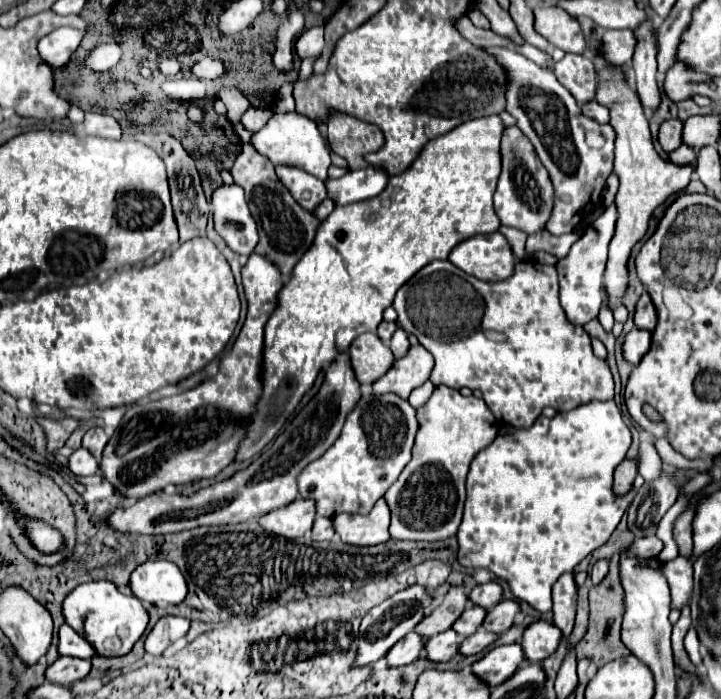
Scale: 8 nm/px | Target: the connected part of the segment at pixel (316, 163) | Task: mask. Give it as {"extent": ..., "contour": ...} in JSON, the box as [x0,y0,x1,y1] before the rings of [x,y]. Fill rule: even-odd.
{"extent":[252,111,332,181],"contour":[[[296,111],[278,113],[276,117],[270,117],[270,121],[252,137],[252,145],[256,147],[258,153],[266,155],[274,165],[280,165],[280,163],[298,165],[322,181],[328,179],[328,169],[332,163],[328,139],[318,131],[314,121],[310,121],[304,115],[298,115]]]}

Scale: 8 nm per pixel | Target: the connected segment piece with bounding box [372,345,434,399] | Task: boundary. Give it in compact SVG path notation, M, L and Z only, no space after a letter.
M420 345L410 347L408 355L394 361L392 369L372 385L372 391L374 395L394 393L402 399L408 399L412 389L420 387L430 379L432 367L434 367L432 355L424 347Z

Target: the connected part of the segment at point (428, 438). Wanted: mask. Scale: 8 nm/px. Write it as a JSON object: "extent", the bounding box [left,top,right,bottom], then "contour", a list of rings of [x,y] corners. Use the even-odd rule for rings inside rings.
{"extent":[384,387,498,541],"contour":[[[436,387],[432,397],[418,409],[418,433],[412,459],[384,495],[392,521],[390,537],[396,541],[440,541],[454,537],[466,501],[466,473],[478,451],[498,435],[498,421],[482,399],[464,397],[450,387]]]}

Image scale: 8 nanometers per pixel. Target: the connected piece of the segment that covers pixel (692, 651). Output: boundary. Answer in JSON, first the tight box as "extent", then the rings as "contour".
{"extent":[684,629,702,667],"contour":[[[690,629],[690,631],[686,633],[684,647],[686,647],[686,651],[688,651],[690,661],[692,661],[696,667],[700,667],[700,657],[702,657],[702,655],[700,655],[700,641],[698,641],[698,635],[696,635],[694,629]]]}

